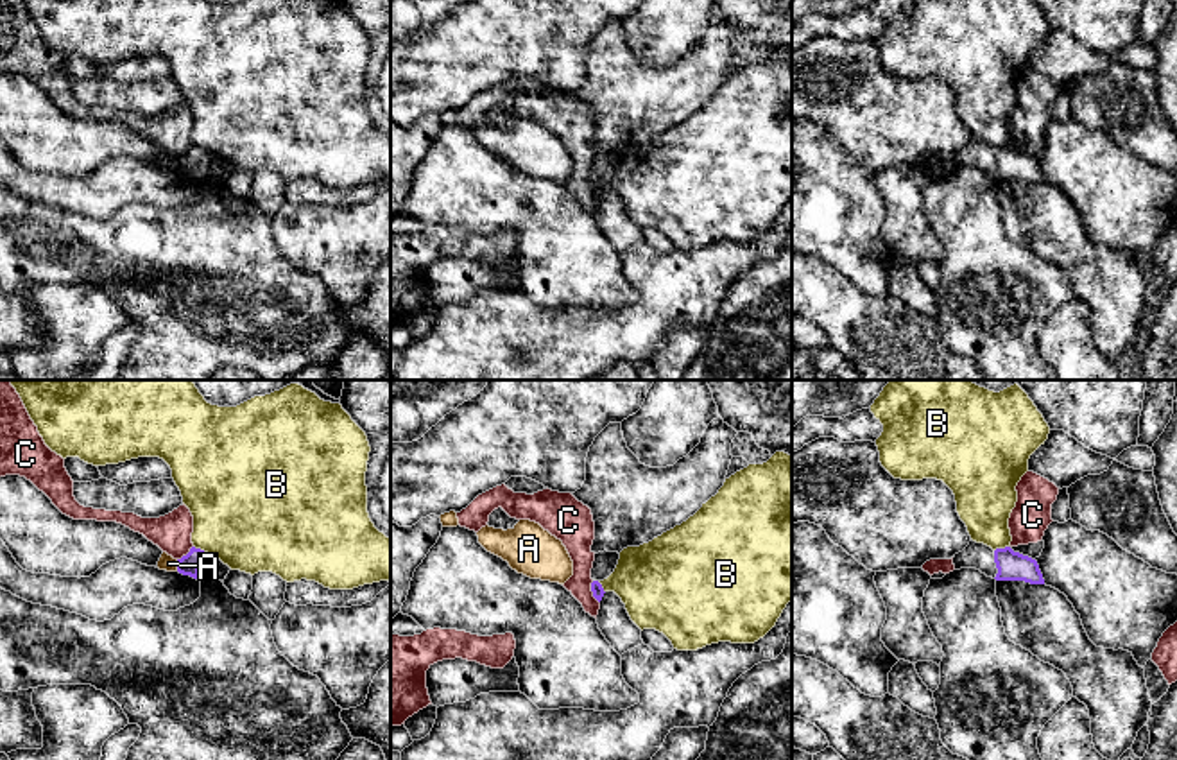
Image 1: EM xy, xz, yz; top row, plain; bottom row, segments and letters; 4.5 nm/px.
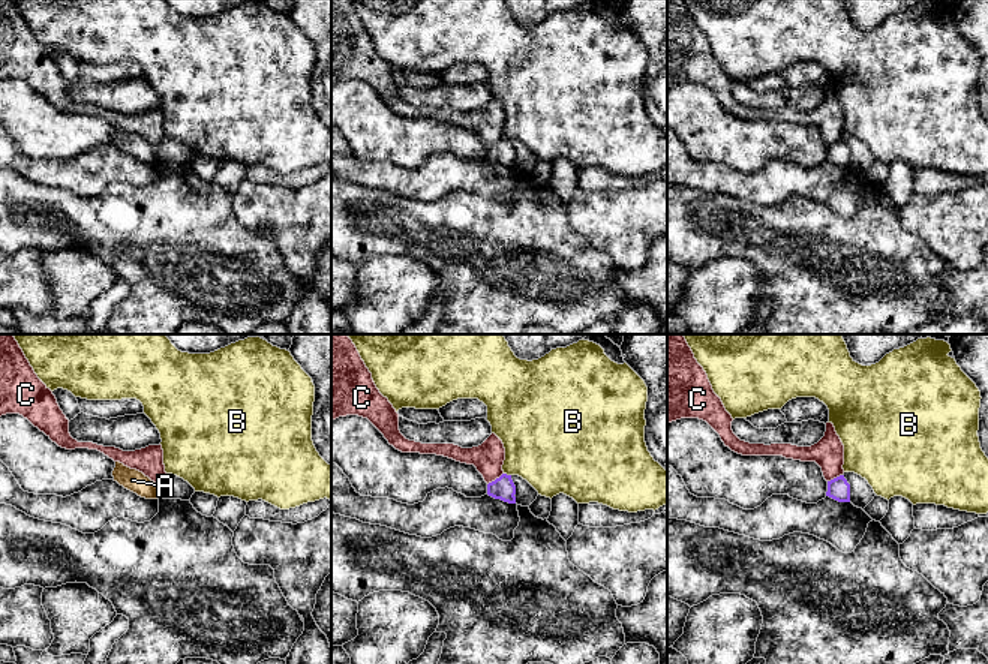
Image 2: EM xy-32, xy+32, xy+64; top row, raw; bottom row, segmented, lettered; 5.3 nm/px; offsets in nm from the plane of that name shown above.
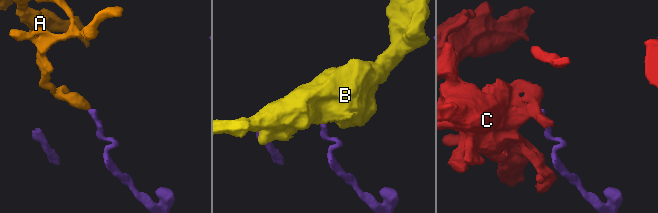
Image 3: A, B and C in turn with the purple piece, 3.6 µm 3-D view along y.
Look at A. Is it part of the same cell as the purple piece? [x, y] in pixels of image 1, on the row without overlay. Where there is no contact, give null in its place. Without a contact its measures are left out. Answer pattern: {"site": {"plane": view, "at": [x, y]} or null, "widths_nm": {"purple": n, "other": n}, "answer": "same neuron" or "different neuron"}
{"site": {"plane": "xy", "at": [178, 164]}, "widths_nm": {"purple": 100, "other": 70}, "answer": "different neuron"}

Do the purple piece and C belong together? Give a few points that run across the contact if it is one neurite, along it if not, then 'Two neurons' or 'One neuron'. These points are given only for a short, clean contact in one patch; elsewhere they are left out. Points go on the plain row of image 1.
Two neurons

